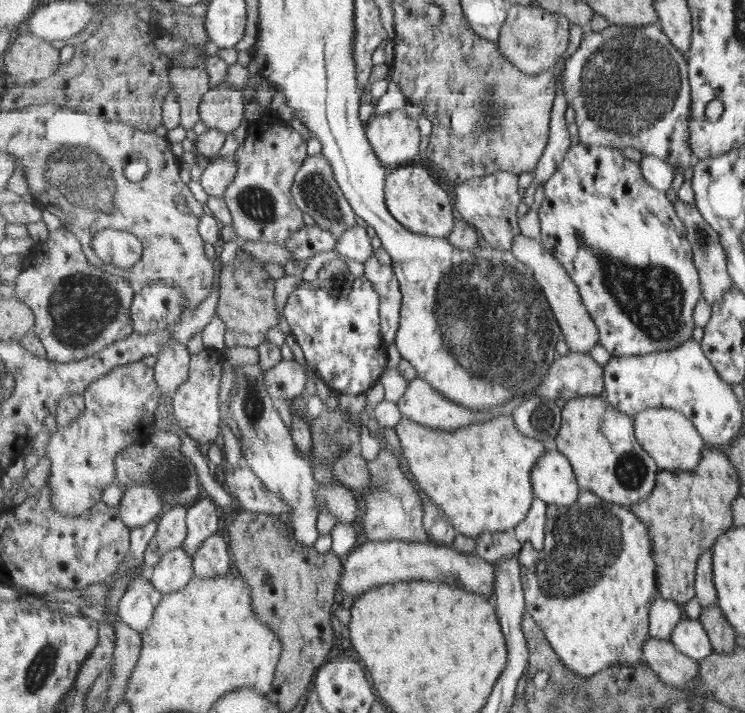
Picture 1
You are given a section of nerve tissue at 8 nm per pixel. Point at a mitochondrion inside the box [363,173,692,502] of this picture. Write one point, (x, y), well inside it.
(491, 322)

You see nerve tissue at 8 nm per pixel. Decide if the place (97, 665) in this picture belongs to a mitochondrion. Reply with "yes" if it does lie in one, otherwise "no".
no

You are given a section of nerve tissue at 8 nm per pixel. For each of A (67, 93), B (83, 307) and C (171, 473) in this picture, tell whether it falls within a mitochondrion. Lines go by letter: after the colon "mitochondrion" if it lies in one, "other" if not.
A: other
B: mitochondrion
C: mitochondrion

